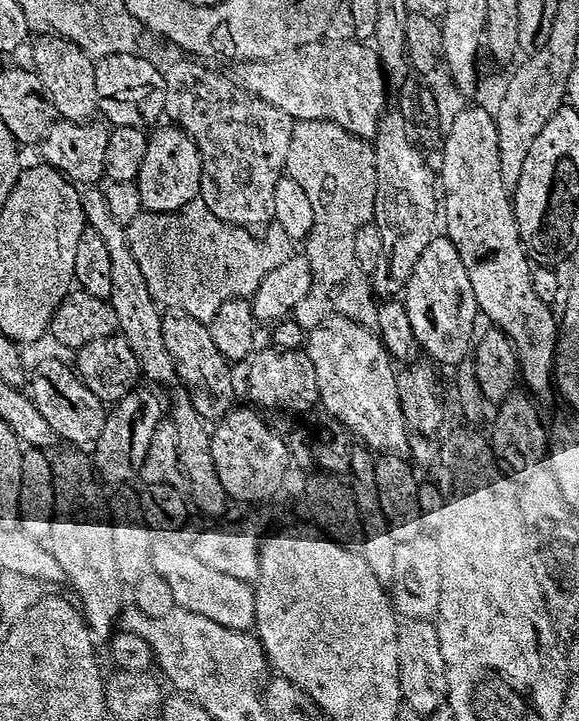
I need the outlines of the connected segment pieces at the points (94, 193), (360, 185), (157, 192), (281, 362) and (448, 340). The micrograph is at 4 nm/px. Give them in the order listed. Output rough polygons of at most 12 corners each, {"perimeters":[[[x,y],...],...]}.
{"perimeters":[[[99,187],[80,201],[87,227],[110,254],[119,335],[145,381],[175,385],[162,338],[162,308],[150,294],[120,224]],[[325,120],[292,126],[286,172],[316,221],[306,255],[325,306],[375,325],[354,258],[372,220],[367,139]],[[157,127],[134,183],[140,207],[179,213],[200,195],[200,155]],[[271,346],[246,364],[249,401],[288,416],[320,398],[307,351]],[[447,235],[422,250],[402,299],[419,351],[454,366],[478,309]]]}

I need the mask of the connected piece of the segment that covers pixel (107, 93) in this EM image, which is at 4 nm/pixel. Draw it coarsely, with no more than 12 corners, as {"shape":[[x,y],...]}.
{"shape":[[136,52],[95,61],[96,107],[109,125],[164,116],[164,72]]}

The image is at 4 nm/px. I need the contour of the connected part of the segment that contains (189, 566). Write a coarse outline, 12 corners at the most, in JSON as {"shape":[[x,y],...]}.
{"shape":[[171,539],[152,542],[152,571],[177,608],[252,632],[256,589]]}

